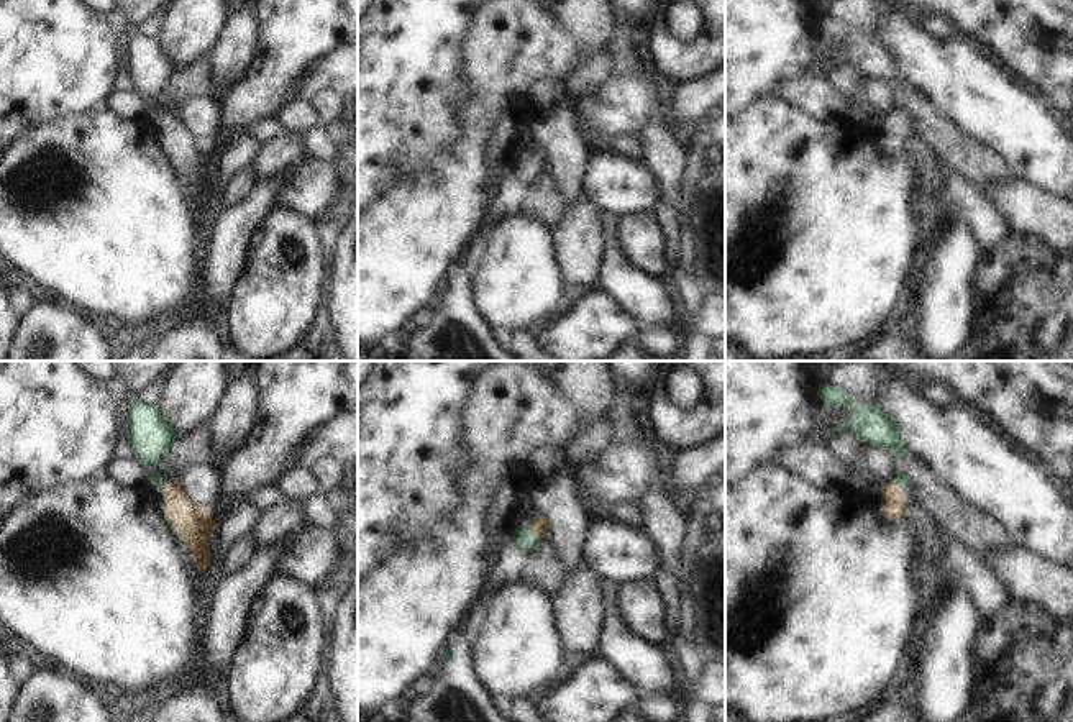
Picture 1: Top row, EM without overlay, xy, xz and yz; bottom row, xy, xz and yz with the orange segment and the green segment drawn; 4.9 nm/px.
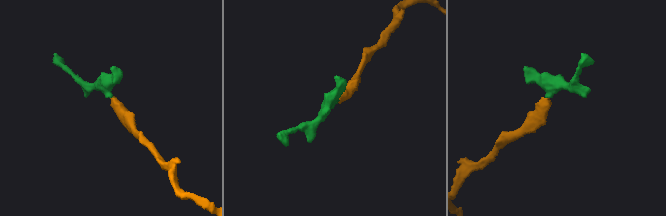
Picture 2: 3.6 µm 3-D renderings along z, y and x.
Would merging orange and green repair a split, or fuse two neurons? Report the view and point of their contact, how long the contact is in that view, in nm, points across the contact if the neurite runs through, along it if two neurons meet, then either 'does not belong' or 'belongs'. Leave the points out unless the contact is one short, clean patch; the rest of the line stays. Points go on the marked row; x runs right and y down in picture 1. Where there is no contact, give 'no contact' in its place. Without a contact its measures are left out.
contact xz (534, 534); length 90 nm; way xz (540, 525), (534, 534), (525, 539); belongs

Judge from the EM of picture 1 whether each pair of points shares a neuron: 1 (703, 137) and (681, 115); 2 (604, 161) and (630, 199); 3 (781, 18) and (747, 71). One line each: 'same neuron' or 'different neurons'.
1: different neurons
2: same neuron
3: same neuron

